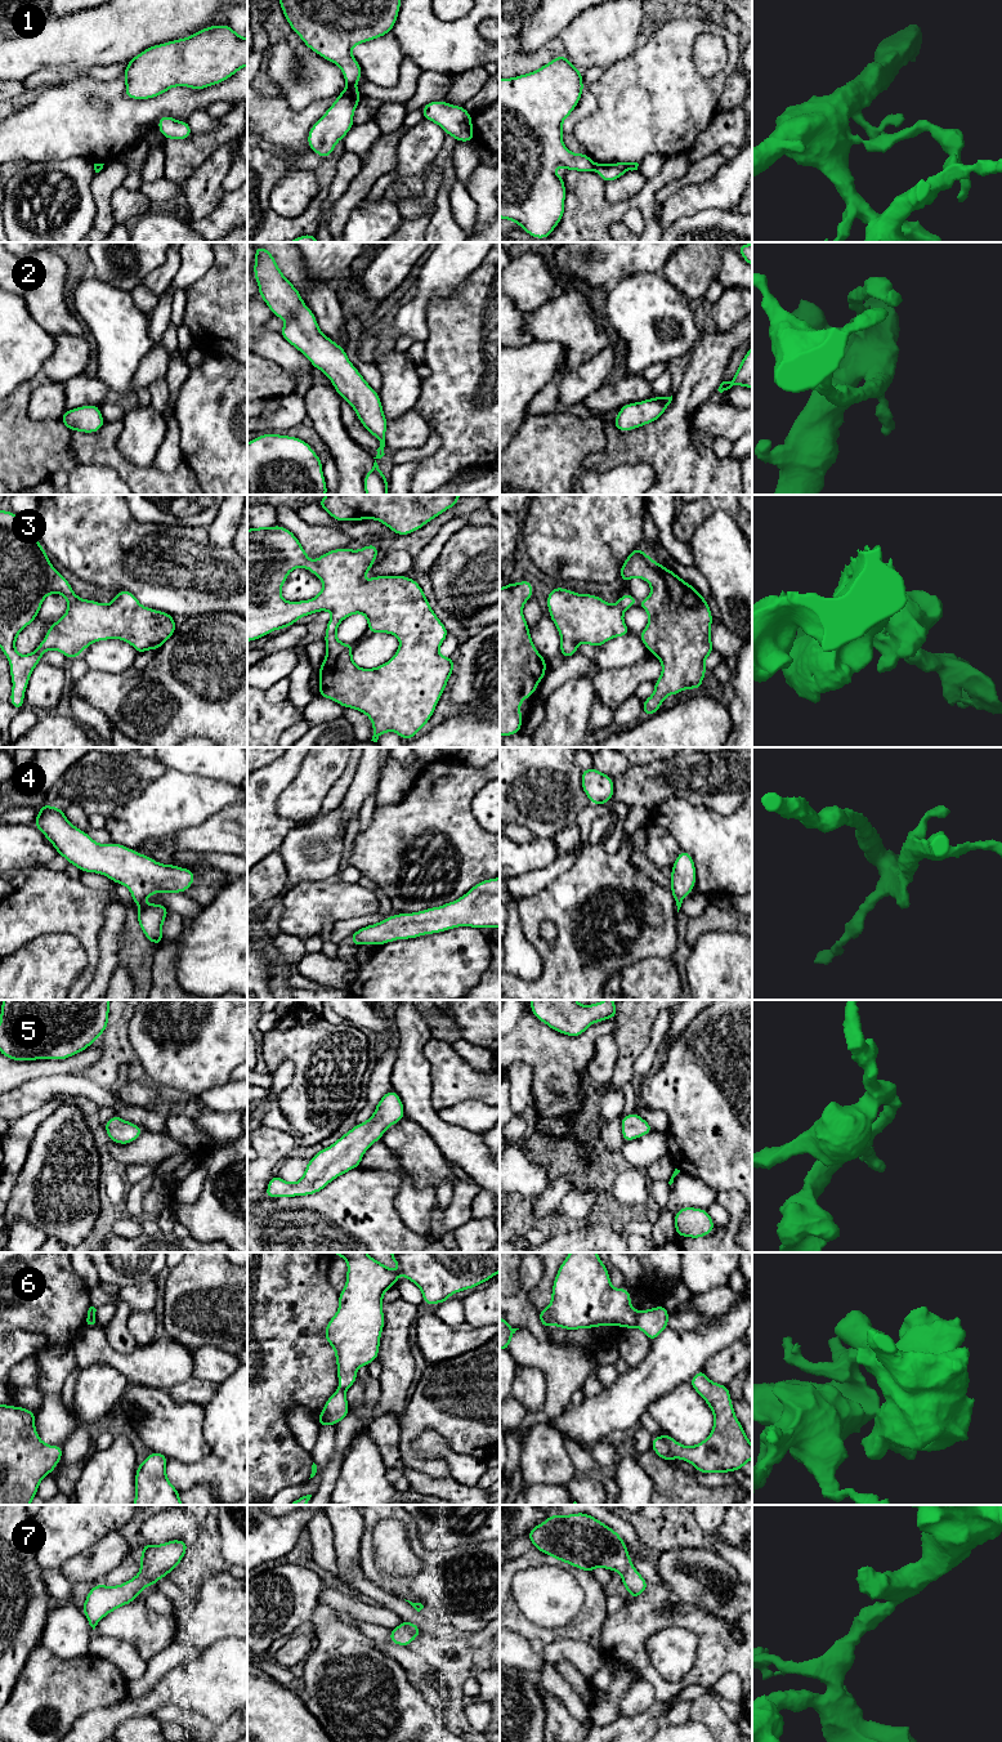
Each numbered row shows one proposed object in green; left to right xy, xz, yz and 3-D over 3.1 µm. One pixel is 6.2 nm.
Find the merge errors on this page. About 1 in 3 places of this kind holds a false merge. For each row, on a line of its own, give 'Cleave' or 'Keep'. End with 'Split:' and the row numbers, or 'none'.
1: Cleave
2: Keep
3: Keep
4: Keep
5: Keep
6: Cleave
7: Keep
Split: 1, 6

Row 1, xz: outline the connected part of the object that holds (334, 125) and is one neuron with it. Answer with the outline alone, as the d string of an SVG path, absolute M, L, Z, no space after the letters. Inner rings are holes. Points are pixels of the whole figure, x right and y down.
M346 85L326 113L308 133L308 147L322 158L328 157L336 143L354 126L354 110L362 99L355 85Z

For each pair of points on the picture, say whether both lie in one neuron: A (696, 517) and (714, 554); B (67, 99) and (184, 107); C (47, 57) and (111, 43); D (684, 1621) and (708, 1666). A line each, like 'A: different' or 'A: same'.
A: different
B: same
C: same
D: same

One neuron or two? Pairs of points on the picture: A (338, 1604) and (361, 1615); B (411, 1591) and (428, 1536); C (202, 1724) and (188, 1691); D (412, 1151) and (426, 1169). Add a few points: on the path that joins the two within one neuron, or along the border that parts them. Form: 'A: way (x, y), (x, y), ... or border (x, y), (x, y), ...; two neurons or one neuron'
A: way (343, 1604), (349, 1604), (356, 1609); one neuron
B: border (414, 1519), (417, 1540), (425, 1549), (455, 1548); two neurons
C: border (196, 1711), (215, 1723), (223, 1723), (227, 1719); two neurons
D: way (416, 1155), (426, 1165); one neuron

